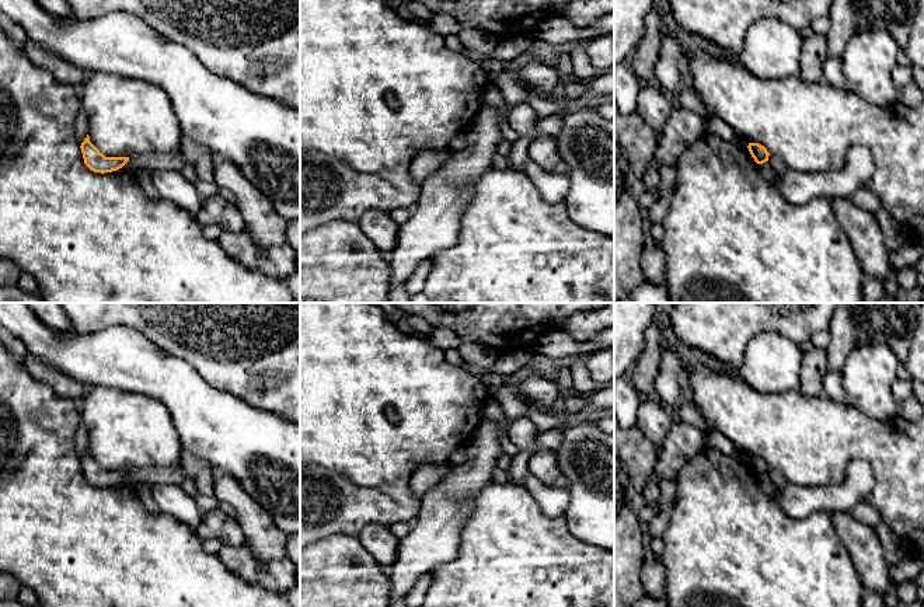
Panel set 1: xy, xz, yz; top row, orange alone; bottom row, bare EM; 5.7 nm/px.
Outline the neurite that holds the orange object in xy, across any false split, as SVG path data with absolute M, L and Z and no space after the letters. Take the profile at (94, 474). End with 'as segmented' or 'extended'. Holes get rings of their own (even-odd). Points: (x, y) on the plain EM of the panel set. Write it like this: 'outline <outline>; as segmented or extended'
outline M87 449L80 460L84 478L94 486L112 486L122 482L129 471L105 471L91 456Z; as segmented

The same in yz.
outline M749 457L747 463L757 478L768 475L770 467L764 460L759 457Z; as segmented

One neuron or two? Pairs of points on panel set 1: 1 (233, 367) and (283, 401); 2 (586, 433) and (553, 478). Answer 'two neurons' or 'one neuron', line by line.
1: one neuron
2: two neurons

